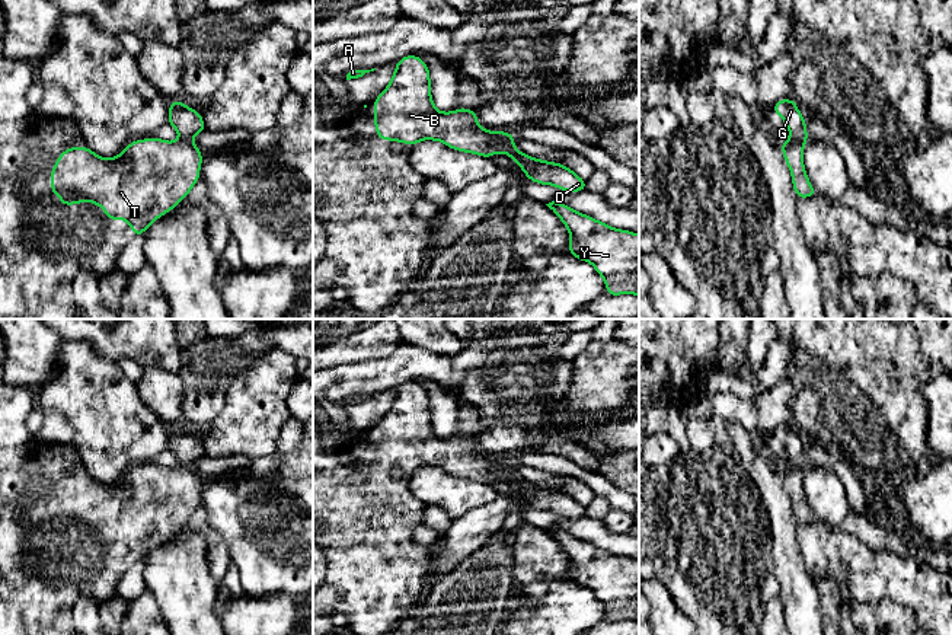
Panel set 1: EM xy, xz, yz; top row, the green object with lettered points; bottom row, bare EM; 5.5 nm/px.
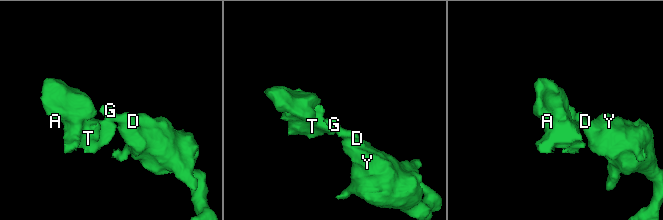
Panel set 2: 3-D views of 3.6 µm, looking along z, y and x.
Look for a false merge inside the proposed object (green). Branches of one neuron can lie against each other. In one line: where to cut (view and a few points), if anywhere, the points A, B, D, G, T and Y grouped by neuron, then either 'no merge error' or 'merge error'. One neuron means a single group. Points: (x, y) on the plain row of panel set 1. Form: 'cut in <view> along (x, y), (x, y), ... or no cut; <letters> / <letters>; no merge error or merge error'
cut in yz along (791, 465), (804, 469); A B T / D G Y; merge error

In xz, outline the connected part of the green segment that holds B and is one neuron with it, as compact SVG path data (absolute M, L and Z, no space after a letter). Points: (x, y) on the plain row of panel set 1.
M415 380L397 386L390 409L374 427L371 451L378 466L408 472L435 466L453 476L491 485L498 478L507 482L517 478L514 460L482 454L476 437L440 438L431 424L429 395Z

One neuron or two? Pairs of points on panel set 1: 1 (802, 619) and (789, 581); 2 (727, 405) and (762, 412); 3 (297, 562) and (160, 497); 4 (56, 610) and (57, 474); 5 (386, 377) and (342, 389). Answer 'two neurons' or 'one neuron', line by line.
1: one neuron
2: one neuron
3: two neurons
4: one neuron
5: one neuron

